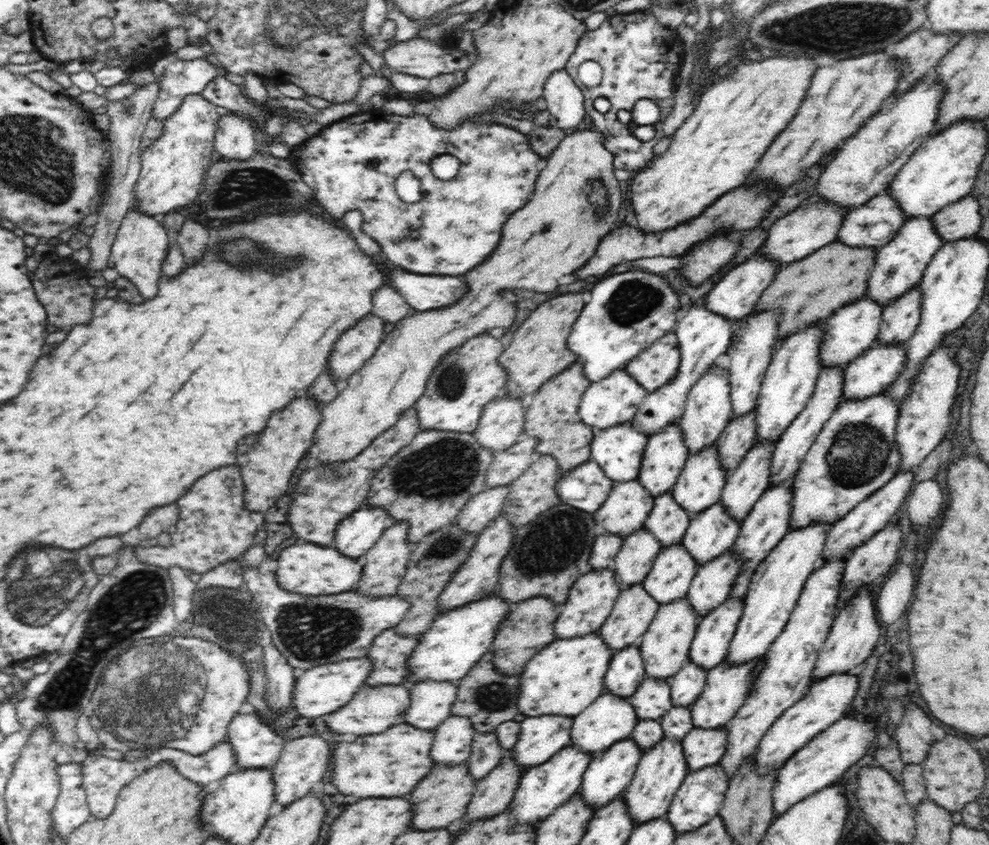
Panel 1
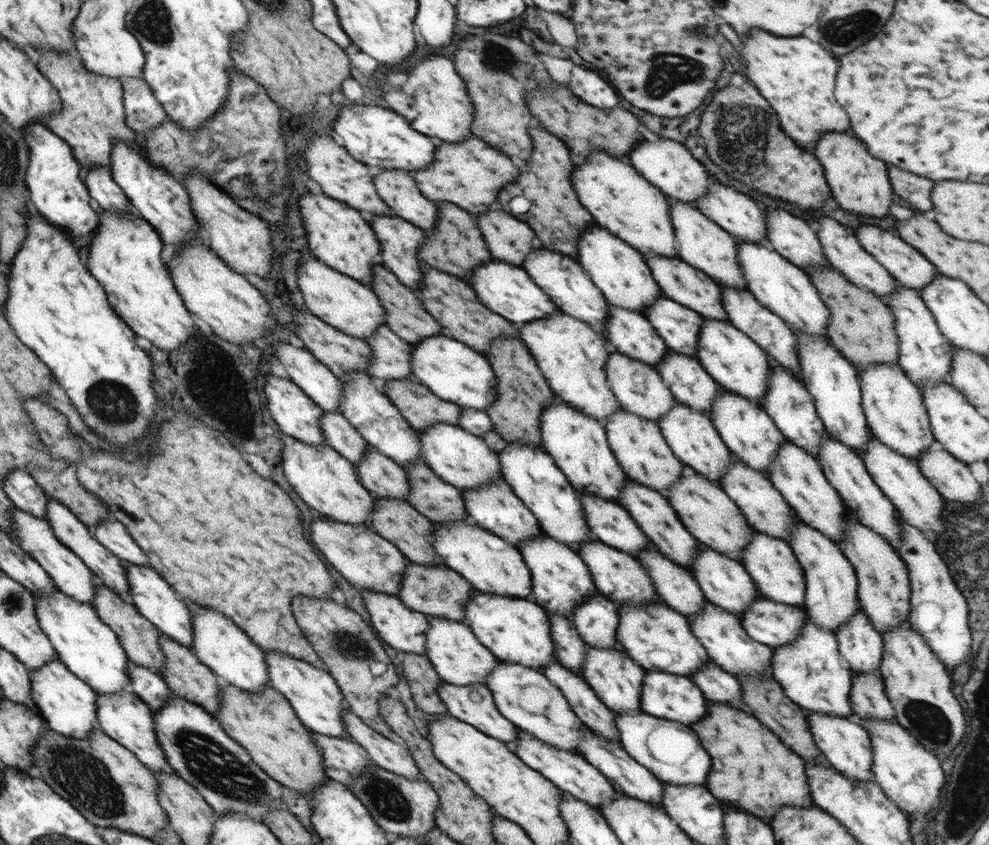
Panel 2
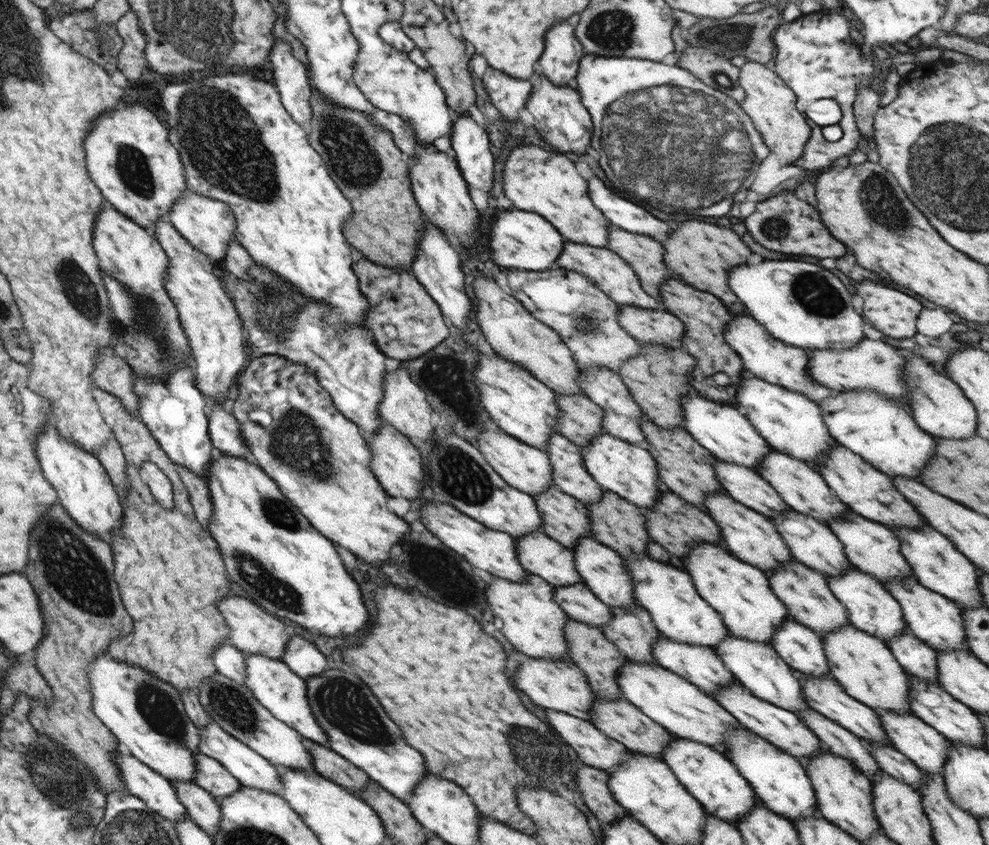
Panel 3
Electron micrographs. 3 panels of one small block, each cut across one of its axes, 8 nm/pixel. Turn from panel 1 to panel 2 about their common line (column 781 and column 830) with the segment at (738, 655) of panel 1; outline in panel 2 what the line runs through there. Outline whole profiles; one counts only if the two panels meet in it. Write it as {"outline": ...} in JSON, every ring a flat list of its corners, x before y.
{"outline":[[800,518,794,520,794,530,790,534,789,545,805,572,806,596,803,608,816,627,834,633,848,622,861,608,858,598,858,580,853,564,844,556,840,546,826,538]]}

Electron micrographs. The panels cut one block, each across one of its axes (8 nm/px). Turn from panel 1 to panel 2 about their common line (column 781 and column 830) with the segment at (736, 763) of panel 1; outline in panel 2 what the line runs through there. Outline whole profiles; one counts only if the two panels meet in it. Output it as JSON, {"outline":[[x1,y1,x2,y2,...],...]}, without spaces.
{"outline":[[803,607,802,610,806,618,802,624,801,636,790,644,773,649,771,670,774,679,784,688,784,694,792,702,796,702,805,713,810,710,840,718,852,718,853,710,850,704,852,674,848,664,840,656,836,634,826,633,825,629,816,627]]}

